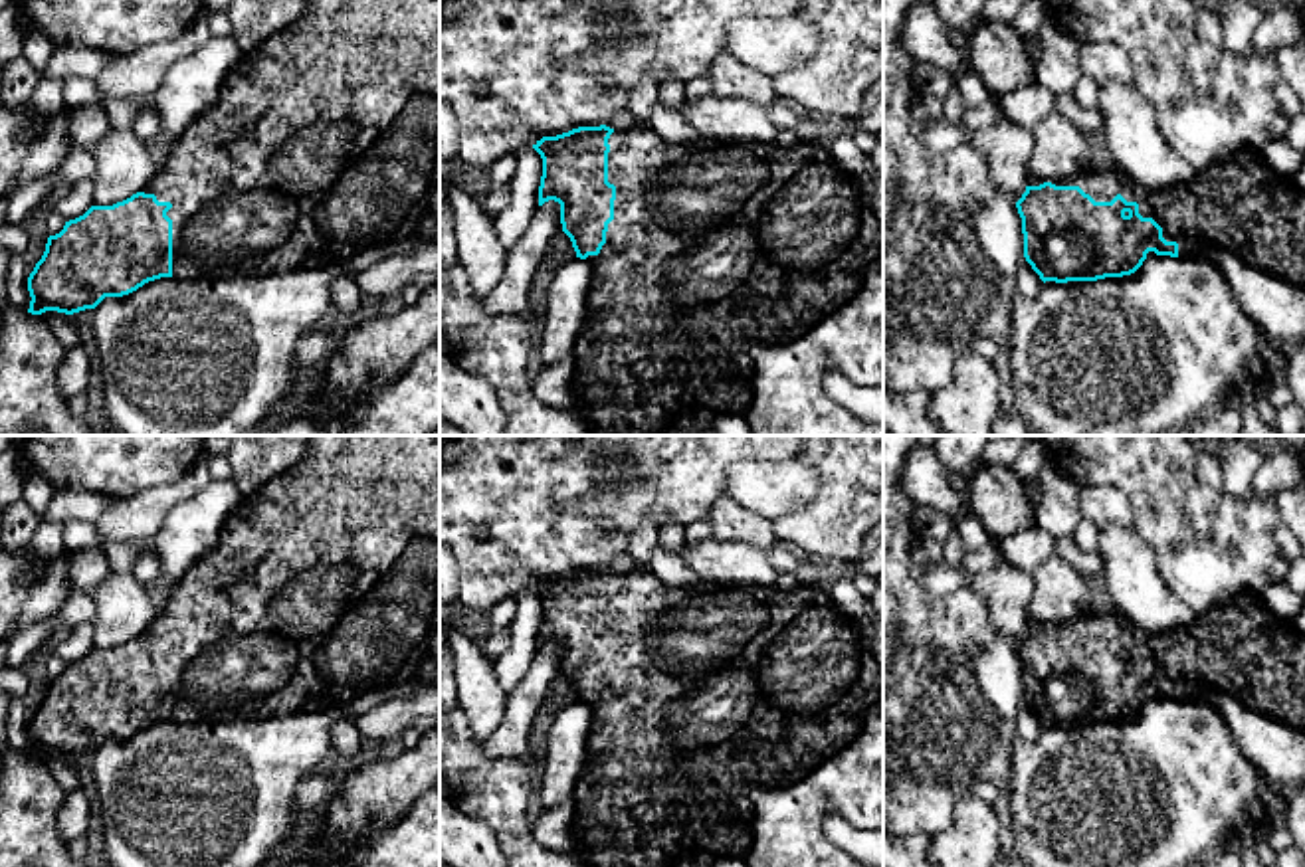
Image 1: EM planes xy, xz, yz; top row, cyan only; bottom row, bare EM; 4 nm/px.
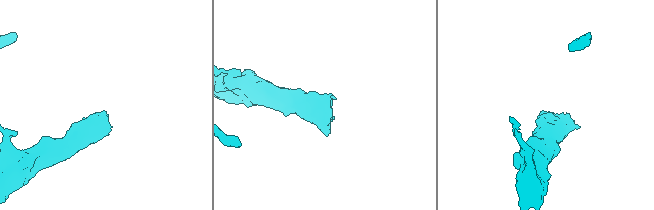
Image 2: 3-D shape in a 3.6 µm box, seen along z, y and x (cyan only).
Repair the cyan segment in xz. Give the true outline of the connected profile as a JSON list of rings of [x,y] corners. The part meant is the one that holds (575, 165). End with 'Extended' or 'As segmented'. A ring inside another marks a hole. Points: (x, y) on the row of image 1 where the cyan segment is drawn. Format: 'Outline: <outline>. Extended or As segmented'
Outline: [[[606,125],[578,127],[556,137],[543,137],[533,144],[543,158],[539,206],[549,200],[560,204],[562,232],[570,238],[576,257],[592,265],[586,319],[574,342],[574,412],[588,426],[588,435],[665,435],[681,414],[711,410],[717,416],[745,416],[756,354],[782,346],[810,333],[818,323],[842,309],[859,289],[869,265],[883,251],[883,222],[859,192],[857,182],[840,168],[826,143],[796,143],[794,146],[727,143],[699,135],[695,141],[663,141],[650,125],[614,131]]]. Extended

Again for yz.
Outline: [[[1240,148],[1198,170],[1192,184],[1166,190],[1143,188],[1117,166],[1099,166],[1061,180],[1030,176],[1016,208],[1022,218],[1024,257],[1044,283],[1123,277],[1135,273],[1147,257],[1190,257],[1202,255],[1206,247],[1218,247],[1232,251],[1252,267],[1305,287],[1305,192],[1295,178],[1279,176],[1257,148]]]. Extended

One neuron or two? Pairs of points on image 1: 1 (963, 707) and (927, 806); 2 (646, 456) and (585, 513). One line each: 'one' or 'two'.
1: one
2: one

